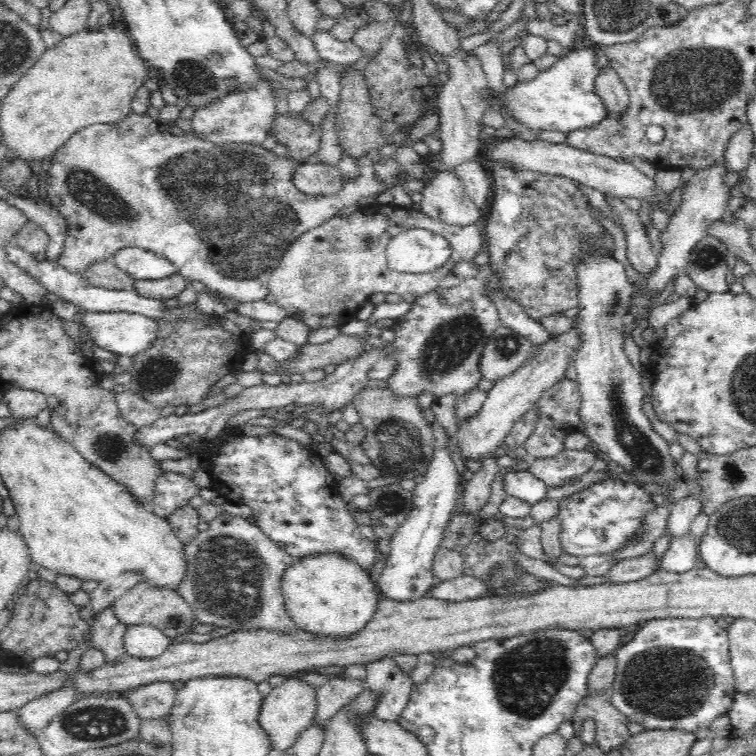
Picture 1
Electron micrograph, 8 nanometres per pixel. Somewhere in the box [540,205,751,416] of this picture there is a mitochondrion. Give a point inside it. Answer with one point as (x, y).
(709, 256)

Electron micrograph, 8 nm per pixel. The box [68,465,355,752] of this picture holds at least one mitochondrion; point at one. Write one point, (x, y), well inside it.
(229, 584)

